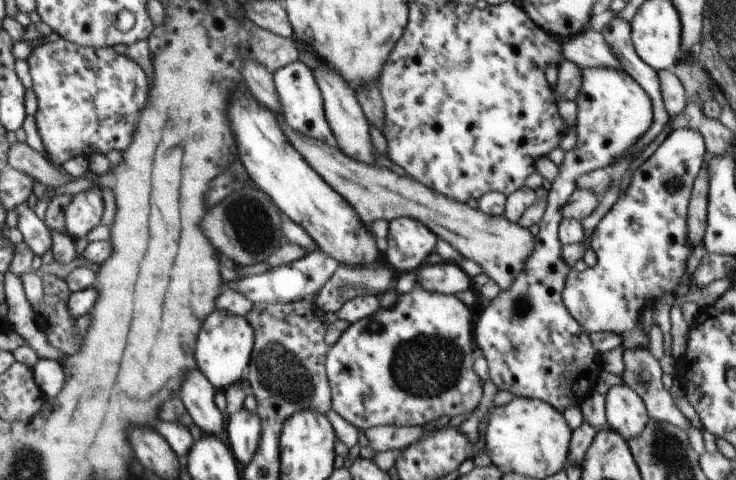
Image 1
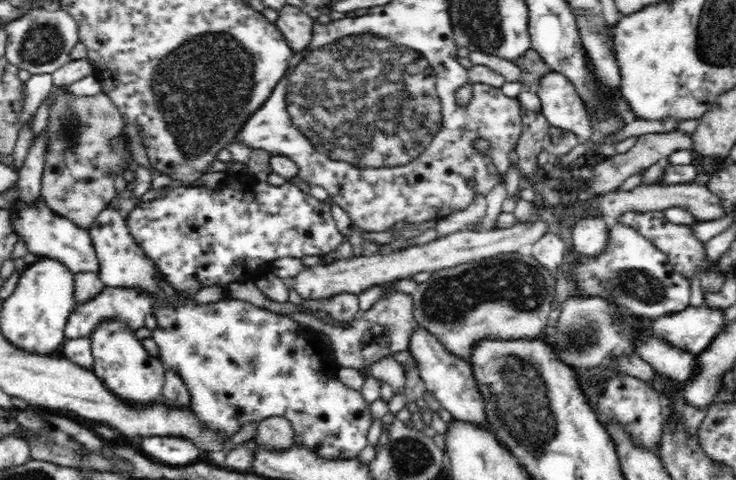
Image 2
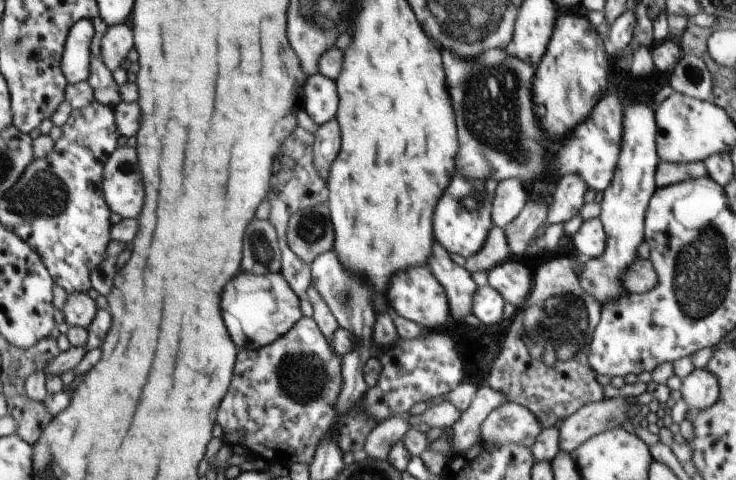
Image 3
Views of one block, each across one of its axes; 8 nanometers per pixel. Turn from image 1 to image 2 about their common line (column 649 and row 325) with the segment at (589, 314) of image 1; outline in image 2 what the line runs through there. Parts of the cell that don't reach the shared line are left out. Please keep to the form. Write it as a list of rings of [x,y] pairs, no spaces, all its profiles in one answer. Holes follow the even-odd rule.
[[[108,206],[98,213],[89,228],[98,263],[99,278],[110,287],[134,287],[138,292],[161,292],[156,316],[157,326],[152,330],[152,342],[158,345],[158,358],[164,368],[172,367],[190,391],[191,408],[197,412],[204,427],[212,431],[225,432],[232,437],[245,422],[260,422],[266,417],[282,415],[292,423],[294,443],[314,448],[326,459],[358,457],[358,453],[370,446],[366,436],[372,424],[369,402],[360,391],[348,388],[337,377],[338,364],[328,342],[318,340],[318,332],[308,326],[300,326],[286,315],[262,310],[250,301],[226,297],[222,300],[196,304],[193,298],[178,299],[174,290],[159,279],[158,268],[148,260],[130,234],[125,219],[119,210]]]

